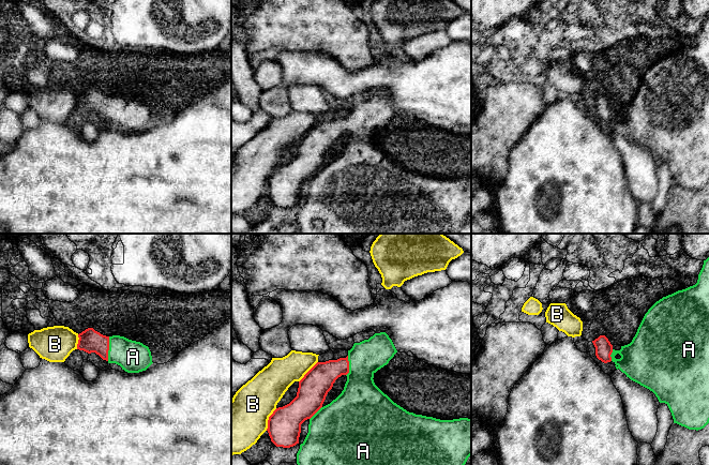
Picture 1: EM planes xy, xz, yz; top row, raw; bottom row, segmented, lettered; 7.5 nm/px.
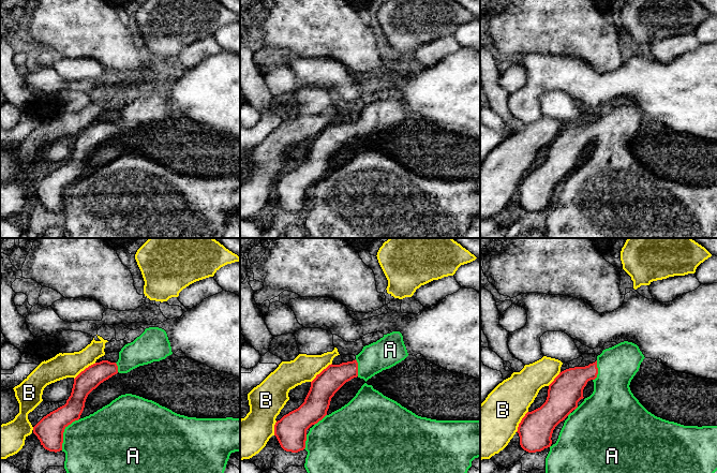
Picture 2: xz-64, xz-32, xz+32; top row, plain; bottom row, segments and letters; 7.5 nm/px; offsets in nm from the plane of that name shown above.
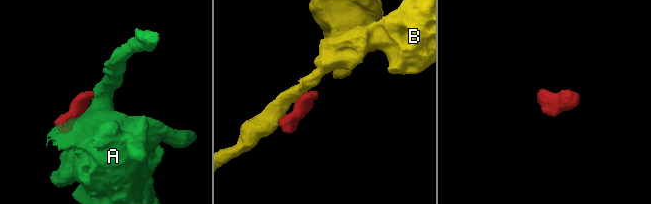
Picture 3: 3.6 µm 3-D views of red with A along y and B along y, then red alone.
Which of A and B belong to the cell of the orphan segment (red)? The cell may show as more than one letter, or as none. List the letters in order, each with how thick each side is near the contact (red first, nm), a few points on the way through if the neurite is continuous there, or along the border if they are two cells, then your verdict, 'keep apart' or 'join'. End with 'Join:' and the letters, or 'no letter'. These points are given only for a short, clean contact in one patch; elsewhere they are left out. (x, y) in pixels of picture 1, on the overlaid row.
A: 180 nm thick on the red side, 240 nm on the other; join
B: 260 nm thick on the red side, 380 nm on the other; keep apart
Join: A

